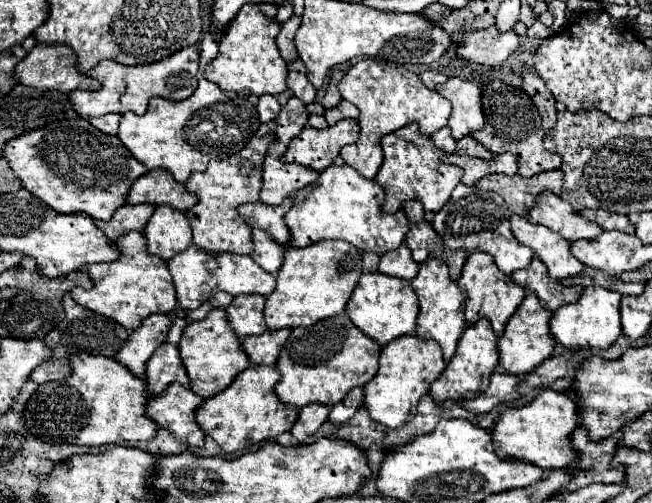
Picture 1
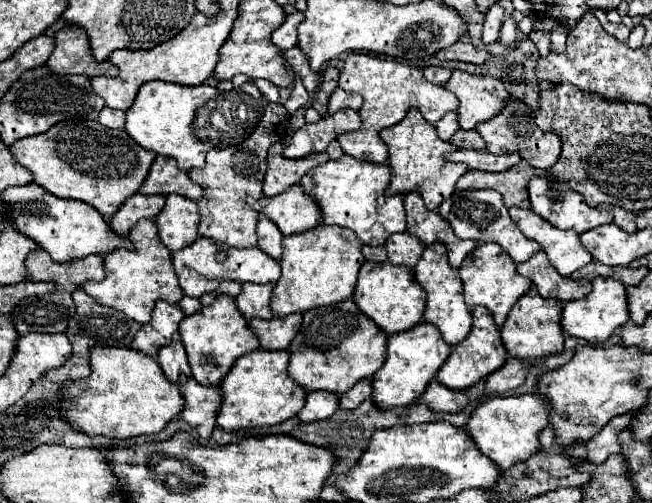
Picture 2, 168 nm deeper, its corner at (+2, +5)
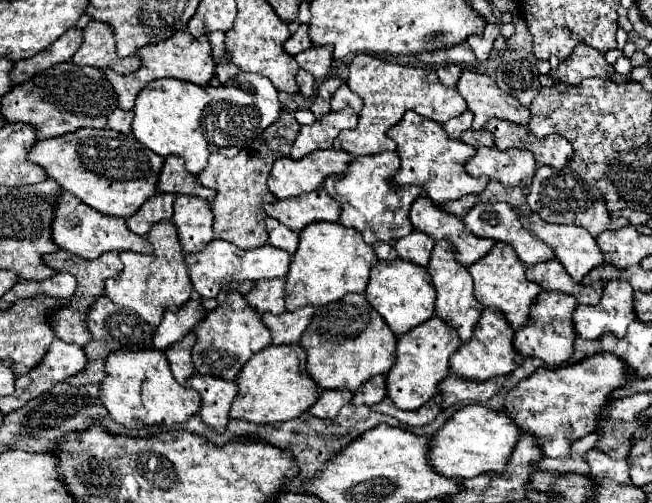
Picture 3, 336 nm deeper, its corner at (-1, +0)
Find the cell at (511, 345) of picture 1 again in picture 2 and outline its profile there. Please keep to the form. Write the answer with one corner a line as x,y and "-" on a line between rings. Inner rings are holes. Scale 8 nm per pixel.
532,287
524,297
518,299
518,303
514,305
506,323
500,329
506,351
512,357
522,357
522,359
524,357
540,359
540,357
562,353
564,351
564,331
562,331
562,325
560,325
562,307
564,307
562,301
542,299
538,289

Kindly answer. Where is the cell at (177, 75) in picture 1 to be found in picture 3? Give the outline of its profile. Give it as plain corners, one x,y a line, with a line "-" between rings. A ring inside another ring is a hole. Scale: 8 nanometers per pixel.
189,30
177,32
171,38
167,38
165,42
159,42
159,44
153,44
153,46
143,46
141,50
137,50
135,56
141,60
141,68
137,72
129,74
129,76
119,76
113,70
105,70
105,74
107,74
107,78
109,78
111,86
113,86
113,90
117,94
117,102
119,102
121,110
133,110
137,94
149,82
153,82
153,80
159,80
159,78
177,78
177,80
193,82
197,86
207,86
209,80
213,78
215,62
213,62
213,56
211,56
209,38
201,36
197,40
197,38
193,38
189,34

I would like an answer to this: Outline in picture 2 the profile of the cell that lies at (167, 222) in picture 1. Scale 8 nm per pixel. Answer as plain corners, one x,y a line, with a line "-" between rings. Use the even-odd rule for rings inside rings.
170,193
166,197
166,205
162,213
154,219
160,231
160,239
164,245
176,253
182,247
188,247
194,243
198,235
198,223
200,223
200,213
196,207
196,201

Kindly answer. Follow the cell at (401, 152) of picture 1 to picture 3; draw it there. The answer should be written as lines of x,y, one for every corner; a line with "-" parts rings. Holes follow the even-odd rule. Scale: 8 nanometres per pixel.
407,110
403,120
393,126
387,136
397,142
397,154
401,158
401,168
395,174
395,184
397,186
419,186
427,192
427,196
437,204
443,206
449,200
457,200
463,194
479,194
487,186
487,178
471,178
465,170
463,164
475,154
473,146
467,146
461,140
451,140
445,132
443,126
437,124
435,120
417,116
413,110

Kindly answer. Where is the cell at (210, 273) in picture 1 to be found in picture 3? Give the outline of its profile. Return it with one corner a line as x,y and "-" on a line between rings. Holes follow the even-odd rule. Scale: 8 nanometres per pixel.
211,240
201,252
185,256
185,264
189,270
193,290
201,298
215,298
217,292
221,290
221,286
229,284
229,282
243,282
243,280
257,282
261,278
283,278
289,270
289,262
291,262
291,258
285,250
273,248
269,244
265,244
257,250
241,250
239,246
233,246
225,240

